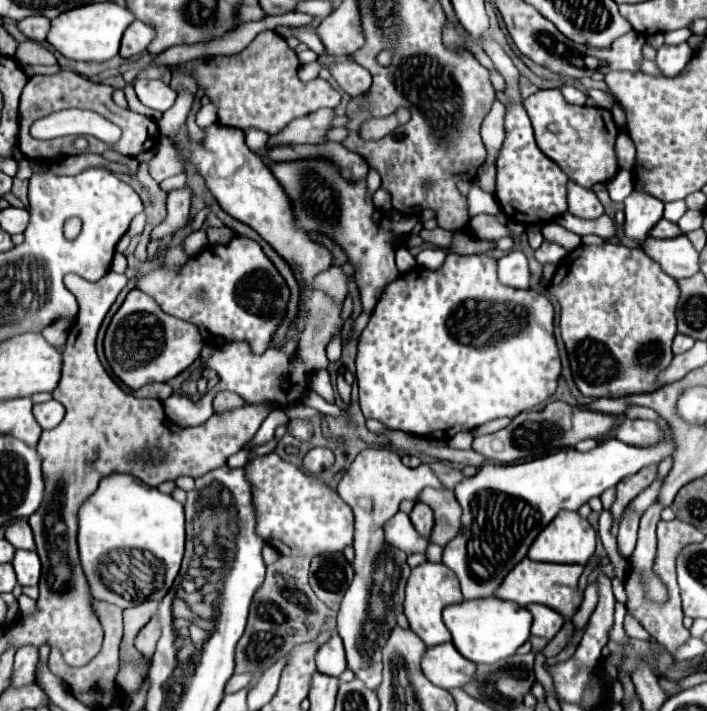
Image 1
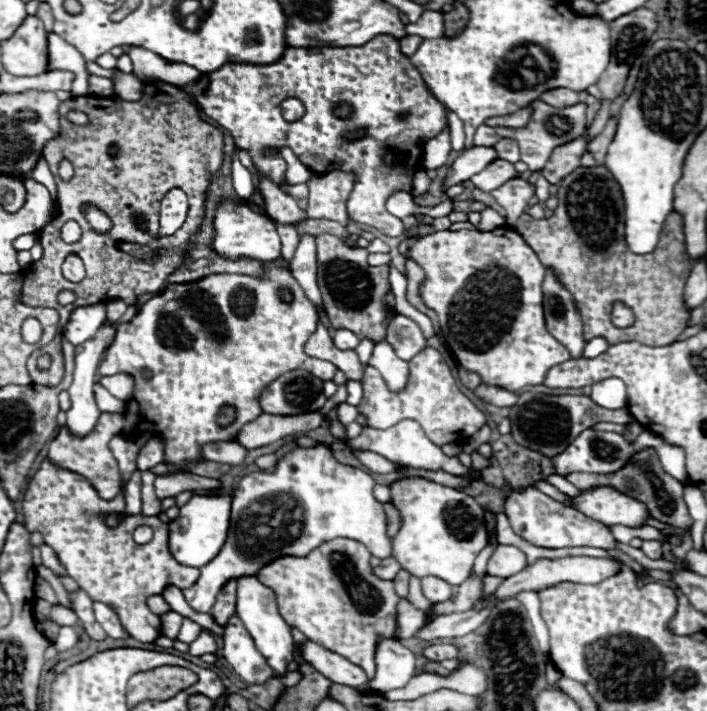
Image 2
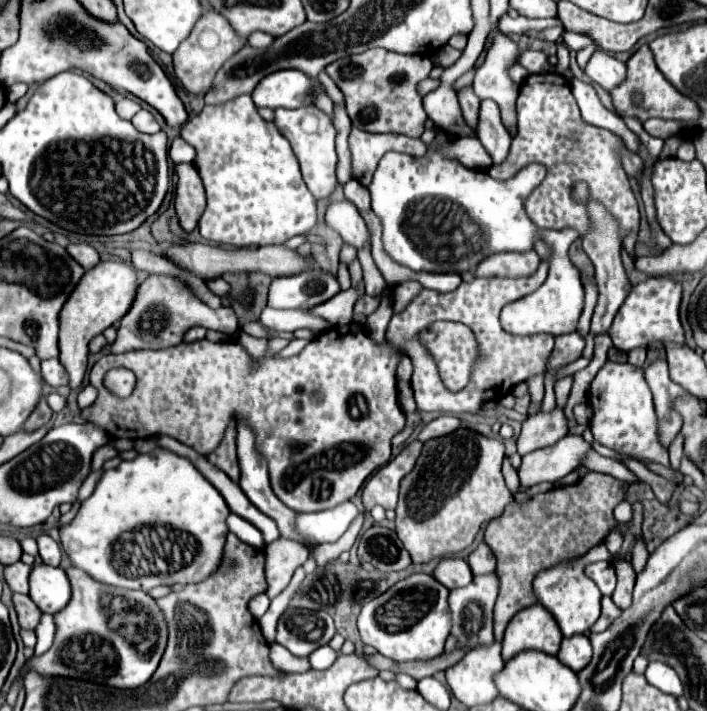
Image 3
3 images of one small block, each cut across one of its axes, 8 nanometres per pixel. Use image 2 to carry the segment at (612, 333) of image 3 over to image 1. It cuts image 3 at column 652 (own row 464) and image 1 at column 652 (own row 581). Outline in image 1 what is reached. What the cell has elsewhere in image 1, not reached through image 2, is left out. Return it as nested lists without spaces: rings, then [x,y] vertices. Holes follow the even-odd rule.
[[[634,190],[626,200],[626,222],[624,222],[624,234],[632,240],[638,240],[640,244],[646,242],[650,236],[650,230],[658,224],[662,218],[664,204],[654,198],[646,196],[644,192]]]

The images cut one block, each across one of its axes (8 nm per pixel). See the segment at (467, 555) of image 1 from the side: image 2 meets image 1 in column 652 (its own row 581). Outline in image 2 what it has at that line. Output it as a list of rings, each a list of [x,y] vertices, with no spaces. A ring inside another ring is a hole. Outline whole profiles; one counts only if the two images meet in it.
[[[400,478],[390,484],[392,504],[400,512],[400,530],[392,538],[392,556],[416,578],[436,576],[452,586],[462,584],[476,556],[488,542],[484,508],[476,498],[424,478]]]

